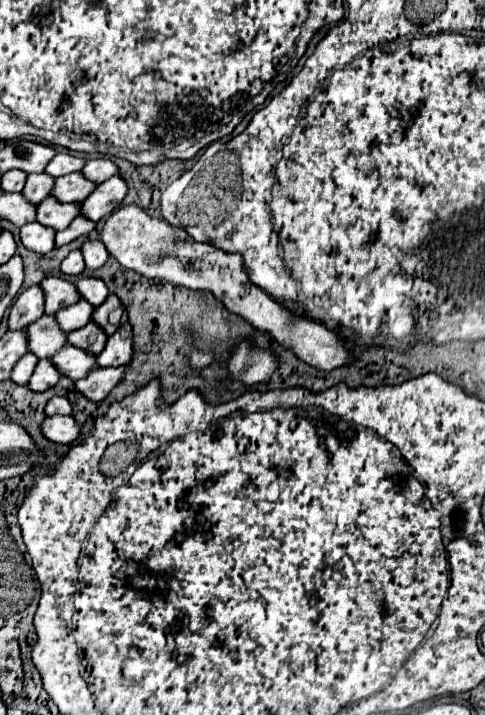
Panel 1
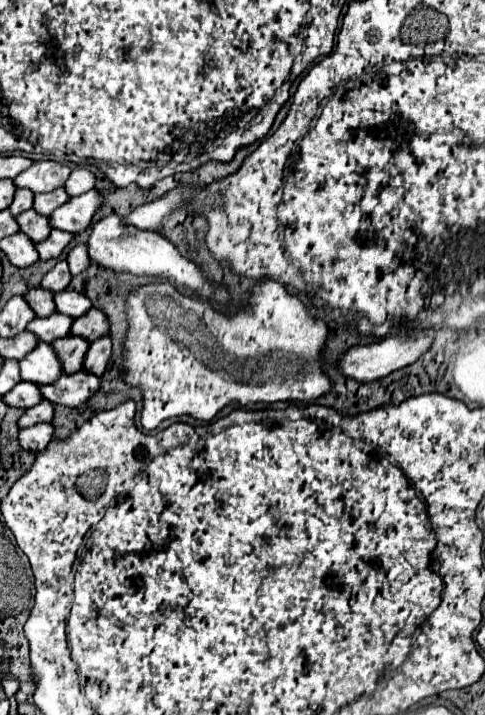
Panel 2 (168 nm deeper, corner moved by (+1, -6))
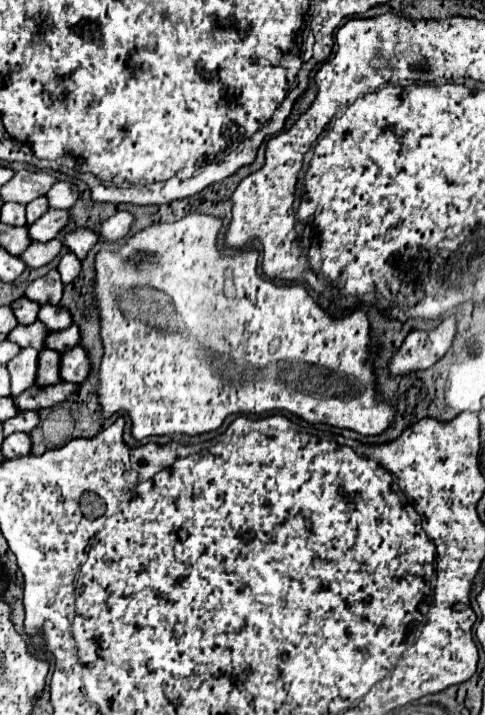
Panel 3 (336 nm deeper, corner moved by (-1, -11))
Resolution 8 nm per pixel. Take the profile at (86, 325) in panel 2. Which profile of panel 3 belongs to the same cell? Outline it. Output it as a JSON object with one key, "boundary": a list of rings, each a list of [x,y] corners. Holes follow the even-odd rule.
{"boundary":[[[74,324],[74,326],[66,328],[66,330],[50,332],[50,334],[48,334],[48,344],[46,344],[46,348],[58,350],[58,352],[68,352],[68,350],[72,350],[74,346],[78,346],[80,340],[82,340],[80,328]]]}

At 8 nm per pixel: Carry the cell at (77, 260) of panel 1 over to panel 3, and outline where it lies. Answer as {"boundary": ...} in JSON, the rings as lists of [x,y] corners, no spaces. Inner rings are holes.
{"boundary":[[[50,270],[46,276],[34,280],[26,288],[26,296],[30,300],[36,300],[38,304],[58,304],[64,292],[64,284],[60,280],[58,270]]]}

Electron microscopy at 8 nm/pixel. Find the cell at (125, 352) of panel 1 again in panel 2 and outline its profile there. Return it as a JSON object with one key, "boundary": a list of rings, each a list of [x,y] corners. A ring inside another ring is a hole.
{"boundary":[[[102,337],[102,339],[96,339],[90,343],[88,351],[86,351],[86,359],[84,359],[84,365],[82,369],[86,373],[92,373],[96,377],[102,377],[104,371],[106,371],[106,365],[110,361],[110,353],[112,353],[112,343],[110,339]]]}

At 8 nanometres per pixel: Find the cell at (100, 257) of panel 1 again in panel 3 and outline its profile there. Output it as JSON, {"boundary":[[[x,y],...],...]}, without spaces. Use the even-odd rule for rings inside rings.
{"boundary":[[[68,252],[66,256],[62,256],[60,264],[58,264],[58,272],[62,276],[62,282],[64,284],[70,284],[78,274],[80,274],[80,268],[82,268],[82,262],[78,260],[76,254]]]}

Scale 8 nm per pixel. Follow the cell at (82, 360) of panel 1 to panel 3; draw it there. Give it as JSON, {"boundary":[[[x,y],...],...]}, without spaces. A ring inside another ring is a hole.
{"boundary":[[[24,348],[16,358],[8,362],[10,382],[12,382],[12,396],[20,396],[26,388],[36,384],[38,376],[38,350]]]}

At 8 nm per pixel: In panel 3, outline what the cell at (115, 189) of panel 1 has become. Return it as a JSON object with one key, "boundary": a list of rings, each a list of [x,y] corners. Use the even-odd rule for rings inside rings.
{"boundary":[[[50,208],[40,220],[30,224],[30,236],[36,242],[48,242],[54,240],[70,222],[70,210],[56,210]]]}

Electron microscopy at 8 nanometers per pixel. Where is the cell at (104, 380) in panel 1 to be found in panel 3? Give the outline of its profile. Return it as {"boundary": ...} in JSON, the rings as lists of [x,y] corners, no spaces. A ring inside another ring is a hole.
{"boundary":[[[60,382],[54,386],[32,386],[16,398],[16,404],[20,404],[20,410],[50,408],[64,402],[68,396],[72,396],[76,388],[78,386],[72,382]]]}

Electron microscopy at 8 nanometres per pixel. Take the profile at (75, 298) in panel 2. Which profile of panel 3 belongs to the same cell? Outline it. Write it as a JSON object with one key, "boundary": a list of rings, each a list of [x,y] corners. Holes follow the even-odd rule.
{"boundary":[[[44,304],[40,308],[38,320],[42,320],[44,326],[48,330],[52,330],[52,332],[64,330],[64,328],[68,328],[68,326],[74,324],[72,312],[68,312],[68,308],[64,308],[64,306],[54,306],[54,304]]]}

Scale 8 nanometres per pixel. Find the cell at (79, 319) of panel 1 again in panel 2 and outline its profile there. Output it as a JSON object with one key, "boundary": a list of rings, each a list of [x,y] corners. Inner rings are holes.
{"boundary":[[[54,313],[50,317],[44,317],[44,319],[32,319],[30,321],[30,327],[26,327],[28,331],[32,331],[40,341],[44,343],[52,343],[54,339],[60,339],[60,337],[66,337],[70,327],[72,327],[72,321],[74,319],[68,319],[66,315],[60,315],[60,313]]]}

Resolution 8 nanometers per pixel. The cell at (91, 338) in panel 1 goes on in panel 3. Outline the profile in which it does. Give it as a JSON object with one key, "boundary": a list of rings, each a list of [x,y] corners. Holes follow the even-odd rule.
{"boundary":[[[44,348],[40,352],[40,376],[36,378],[38,386],[50,386],[50,384],[60,384],[60,352]]]}

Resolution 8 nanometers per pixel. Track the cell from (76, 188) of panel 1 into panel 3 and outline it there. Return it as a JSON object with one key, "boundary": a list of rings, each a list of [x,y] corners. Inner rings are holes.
{"boundary":[[[40,196],[40,198],[32,200],[30,204],[26,204],[26,220],[28,220],[28,224],[32,224],[32,222],[36,222],[40,216],[44,216],[48,208],[50,208],[50,206],[48,206],[46,196]]]}

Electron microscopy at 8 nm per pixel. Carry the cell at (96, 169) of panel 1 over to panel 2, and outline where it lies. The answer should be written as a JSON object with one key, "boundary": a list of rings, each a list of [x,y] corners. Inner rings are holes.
{"boundary":[[[78,167],[78,169],[74,169],[74,171],[70,173],[70,177],[66,179],[64,189],[66,189],[66,193],[68,193],[70,197],[82,195],[82,193],[94,189],[94,175],[92,175],[88,169]]]}

